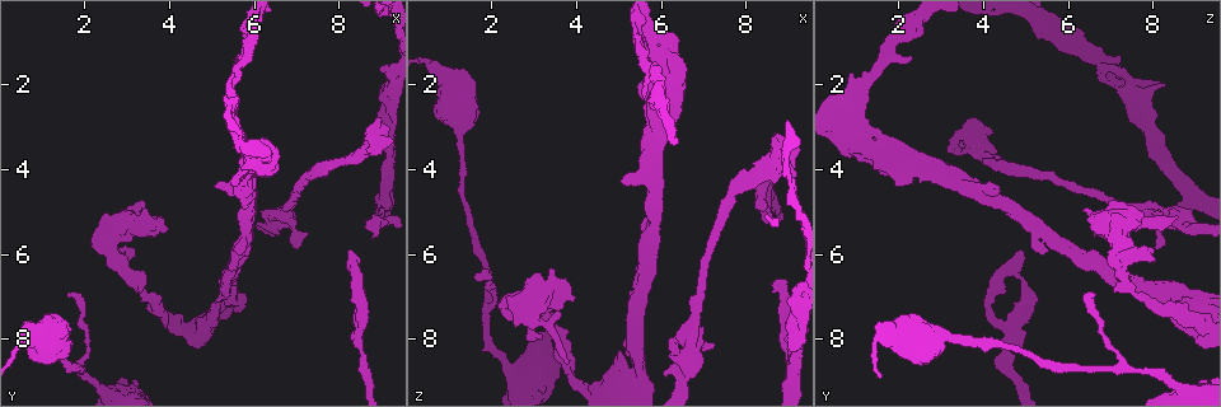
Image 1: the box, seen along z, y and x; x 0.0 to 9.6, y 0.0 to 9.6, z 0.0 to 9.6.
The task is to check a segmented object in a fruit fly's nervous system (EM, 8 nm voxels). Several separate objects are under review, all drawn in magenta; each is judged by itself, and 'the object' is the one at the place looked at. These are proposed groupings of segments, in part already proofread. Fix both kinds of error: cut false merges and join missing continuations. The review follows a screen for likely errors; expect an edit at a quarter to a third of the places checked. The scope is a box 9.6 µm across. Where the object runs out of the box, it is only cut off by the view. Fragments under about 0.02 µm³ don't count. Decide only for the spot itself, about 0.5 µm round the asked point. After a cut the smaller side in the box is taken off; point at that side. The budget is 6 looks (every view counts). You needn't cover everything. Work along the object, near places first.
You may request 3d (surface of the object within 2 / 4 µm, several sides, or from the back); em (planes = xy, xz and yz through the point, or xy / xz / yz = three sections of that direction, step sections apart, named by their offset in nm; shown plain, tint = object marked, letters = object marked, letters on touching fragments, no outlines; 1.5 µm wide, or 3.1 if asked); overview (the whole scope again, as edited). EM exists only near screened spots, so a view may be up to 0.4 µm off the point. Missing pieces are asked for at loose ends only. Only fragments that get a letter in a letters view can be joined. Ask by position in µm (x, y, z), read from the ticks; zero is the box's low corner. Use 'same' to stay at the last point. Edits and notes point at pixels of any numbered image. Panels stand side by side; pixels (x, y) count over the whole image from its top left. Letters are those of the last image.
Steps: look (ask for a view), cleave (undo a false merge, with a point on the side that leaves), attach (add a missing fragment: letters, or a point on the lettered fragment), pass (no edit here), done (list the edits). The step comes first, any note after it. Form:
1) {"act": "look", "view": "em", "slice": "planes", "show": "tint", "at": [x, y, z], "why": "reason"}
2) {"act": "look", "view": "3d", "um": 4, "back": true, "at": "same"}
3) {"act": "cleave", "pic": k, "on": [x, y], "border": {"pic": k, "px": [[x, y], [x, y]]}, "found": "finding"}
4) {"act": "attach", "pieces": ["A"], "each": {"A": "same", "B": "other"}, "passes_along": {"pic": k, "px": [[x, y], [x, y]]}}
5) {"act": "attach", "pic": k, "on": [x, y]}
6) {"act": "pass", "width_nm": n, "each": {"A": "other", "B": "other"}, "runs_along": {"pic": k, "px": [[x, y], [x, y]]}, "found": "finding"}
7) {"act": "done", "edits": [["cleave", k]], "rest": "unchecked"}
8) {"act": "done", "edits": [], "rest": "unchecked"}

{"act": "look", "view": "3d", "um": 2, "back": true, "at": [5.45, 7.10, 8.70], "why": "sharp bend"}

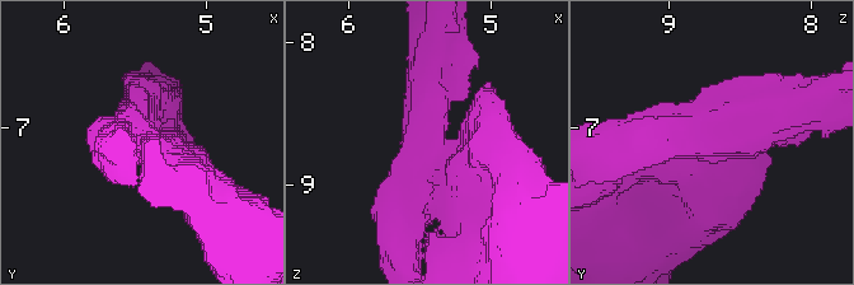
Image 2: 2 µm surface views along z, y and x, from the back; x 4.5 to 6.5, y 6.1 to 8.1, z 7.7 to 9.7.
{"act": "look", "view": "em", "slice": "planes", "show": "plain", "at": [5.46, 7.10, 8.70]}

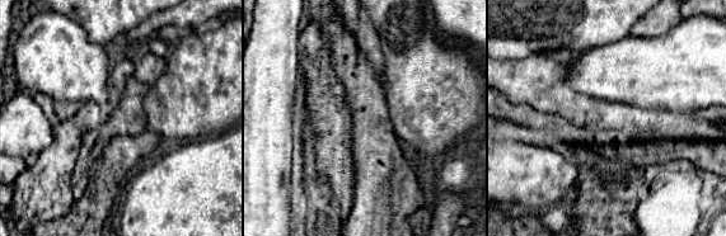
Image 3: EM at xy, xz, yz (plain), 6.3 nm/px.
{"act": "look", "view": "em", "slice": "planes", "show": "letters", "at": "same", "why": "what lies round it"}

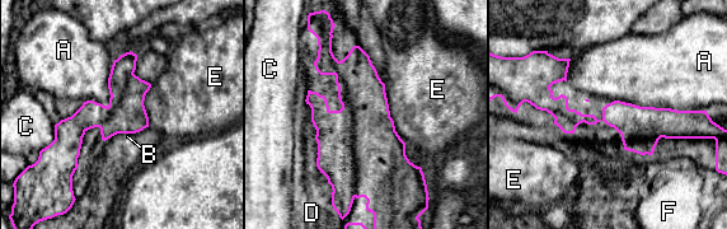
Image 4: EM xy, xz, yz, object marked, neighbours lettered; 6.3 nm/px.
{"act": "cleave", "pic": 4, "on": [336, 159], "each": {"A": "other", "B": "other", "C": "other", "D": "other", "E": "other", "F": "other"}, "border": {"pic": 4, "px": [[342, 107], [352, 139], [355, 196]]}, "found": "a second neuron is stuck on"}

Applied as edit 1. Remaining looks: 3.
{"act": "look", "view": "em", "slice": "planes", "show": "letters", "at": [8.80, 5.60, 6.85], "why": "free end"}

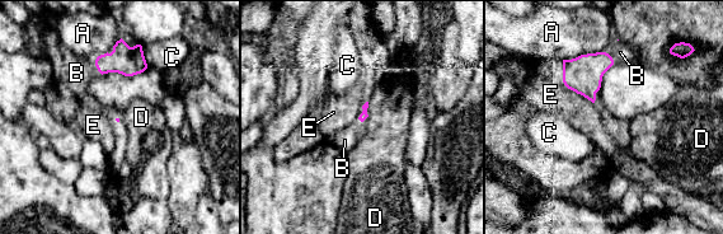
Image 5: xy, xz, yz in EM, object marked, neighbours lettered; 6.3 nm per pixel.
{"act": "attach", "pieces": ["B"], "longest_contact_nm": ["A", 240], "each": {"A": "other", "B": "same", "C": "other", "D": "other", "E": "other"}, "found": "the neuron continues"}

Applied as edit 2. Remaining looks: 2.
{"act": "done", "edits": [["cleave", 4], ["attach", 5]], "rest": "unchecked"}

